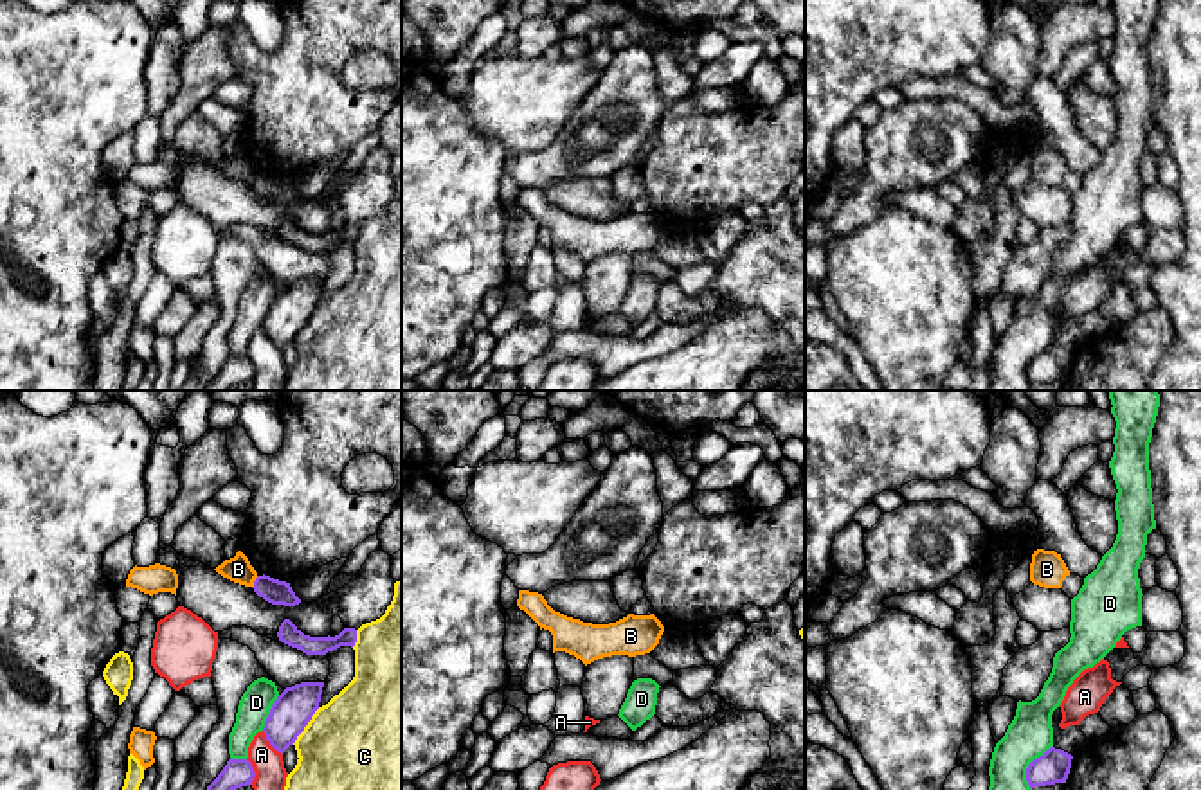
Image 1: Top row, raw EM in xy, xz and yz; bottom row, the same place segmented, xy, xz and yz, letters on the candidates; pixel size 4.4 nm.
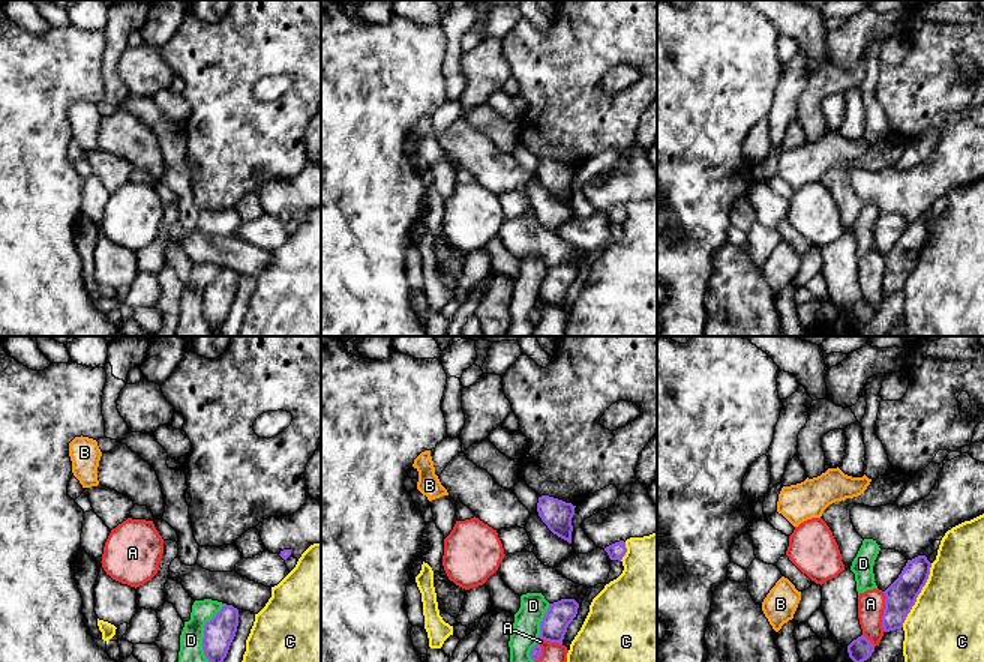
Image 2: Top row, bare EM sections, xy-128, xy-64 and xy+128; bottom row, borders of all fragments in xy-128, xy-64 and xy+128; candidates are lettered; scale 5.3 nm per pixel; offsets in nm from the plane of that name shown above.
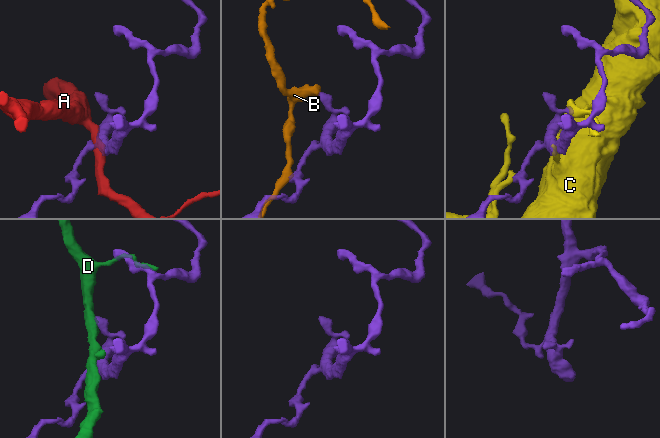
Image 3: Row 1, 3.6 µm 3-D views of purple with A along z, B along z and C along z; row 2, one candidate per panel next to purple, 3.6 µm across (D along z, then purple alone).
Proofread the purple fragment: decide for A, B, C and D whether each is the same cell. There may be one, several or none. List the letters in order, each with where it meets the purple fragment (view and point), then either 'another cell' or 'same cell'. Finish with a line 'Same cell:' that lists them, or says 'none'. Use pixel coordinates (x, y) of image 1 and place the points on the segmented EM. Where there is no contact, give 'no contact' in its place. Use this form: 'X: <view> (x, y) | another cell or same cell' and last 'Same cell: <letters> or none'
A: xy (270, 744) | another cell
B: xy (254, 582) | another cell
C: xy (307, 724) | another cell
D: xy (270, 713) | another cell
Same cell: none

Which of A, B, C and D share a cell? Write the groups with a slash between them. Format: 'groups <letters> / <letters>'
groups A / B / C / D

